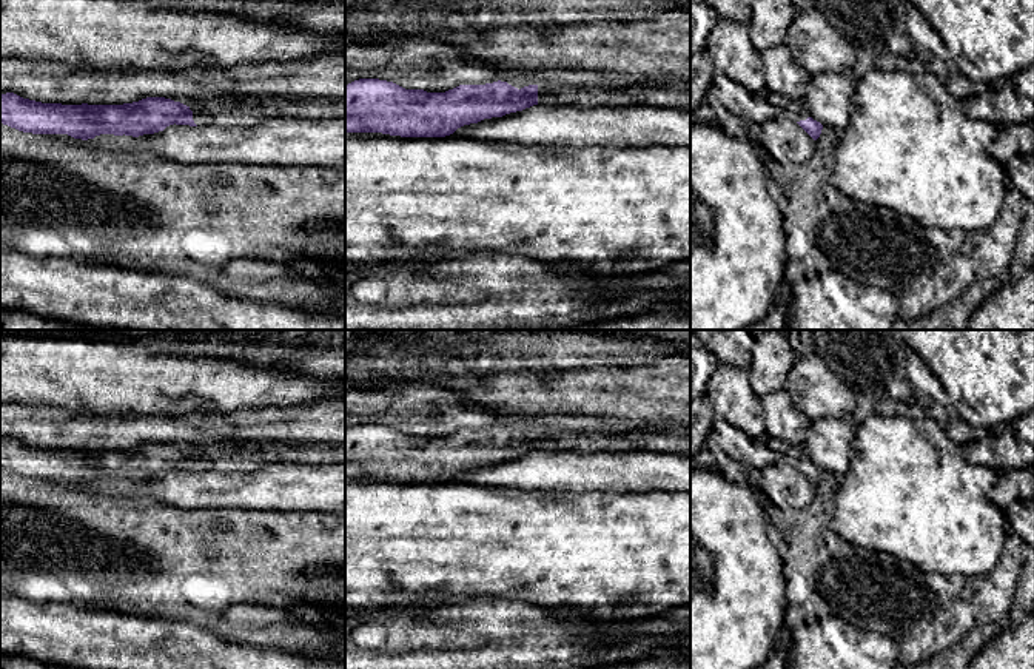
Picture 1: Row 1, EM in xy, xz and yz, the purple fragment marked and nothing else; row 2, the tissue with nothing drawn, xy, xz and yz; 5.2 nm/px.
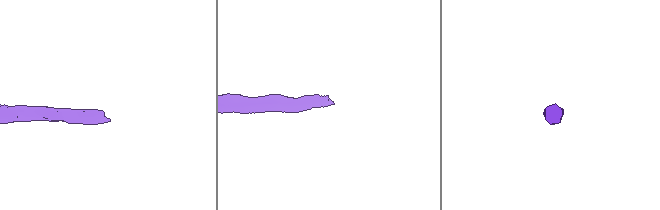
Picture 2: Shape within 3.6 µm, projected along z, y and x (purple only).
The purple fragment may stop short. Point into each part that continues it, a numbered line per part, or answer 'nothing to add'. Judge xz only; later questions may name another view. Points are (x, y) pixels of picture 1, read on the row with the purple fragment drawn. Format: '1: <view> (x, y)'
1: xz (586, 96)

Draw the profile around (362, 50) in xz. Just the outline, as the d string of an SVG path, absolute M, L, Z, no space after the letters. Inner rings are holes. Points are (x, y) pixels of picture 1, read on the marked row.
M371 31L345 37L345 85L359 79L393 82L405 89L445 92L459 85L507 82L521 89L529 85L595 85L606 89L630 86L672 86L673 76L640 79L615 71L536 71L498 74L482 57L430 35Z

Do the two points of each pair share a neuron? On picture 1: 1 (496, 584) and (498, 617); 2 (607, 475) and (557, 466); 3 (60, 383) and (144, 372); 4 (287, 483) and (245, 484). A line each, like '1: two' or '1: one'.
1: two
2: one
3: one
4: one

